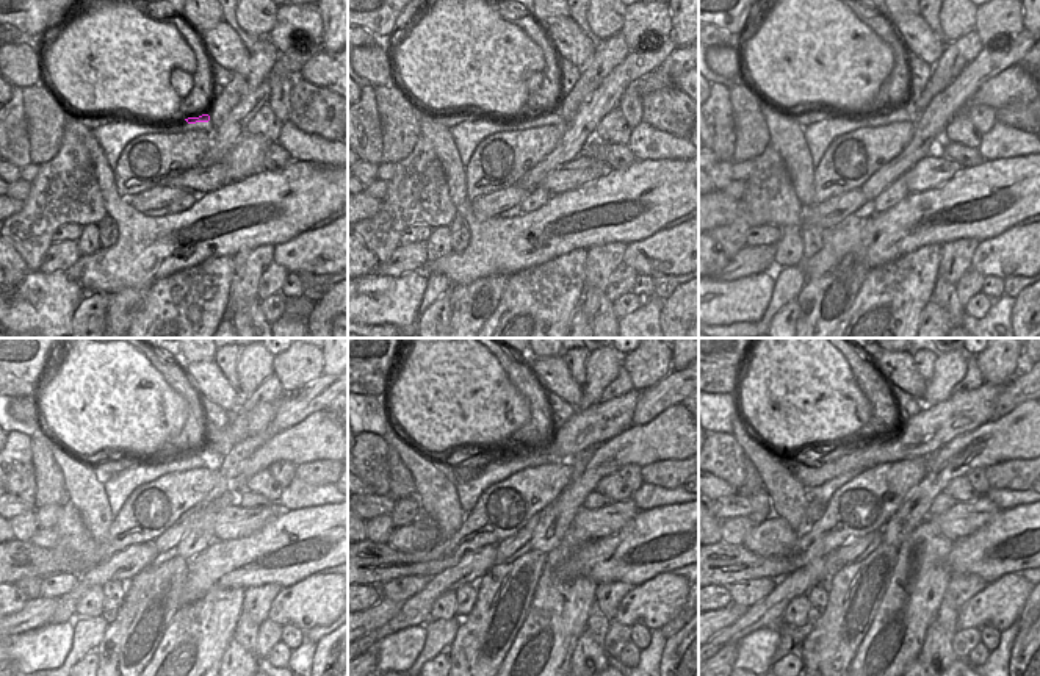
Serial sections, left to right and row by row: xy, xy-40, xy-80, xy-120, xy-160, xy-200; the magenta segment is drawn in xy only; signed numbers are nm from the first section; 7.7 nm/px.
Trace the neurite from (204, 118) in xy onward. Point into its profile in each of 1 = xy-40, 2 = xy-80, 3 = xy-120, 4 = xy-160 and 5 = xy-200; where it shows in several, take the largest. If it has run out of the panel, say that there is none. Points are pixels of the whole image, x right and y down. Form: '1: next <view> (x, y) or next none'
1: next xy-40 (555, 116)
2: next xy-80 (904, 113)
3: next xy-120 (241, 424)
4: next xy-160 (597, 423)
5: next xy-200 (934, 426)

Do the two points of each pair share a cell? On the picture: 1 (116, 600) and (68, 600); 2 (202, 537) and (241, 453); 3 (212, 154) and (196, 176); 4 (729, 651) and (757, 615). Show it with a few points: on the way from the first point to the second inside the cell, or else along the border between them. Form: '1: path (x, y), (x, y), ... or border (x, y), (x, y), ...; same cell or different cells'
1: border (126, 582), (108, 581), (102, 587); different cells
2: border (243, 462), (227, 489), (198, 520); different cells
3: border (221, 160), (201, 163); different cells
4: border (735, 643), (727, 643), (714, 654); different cells

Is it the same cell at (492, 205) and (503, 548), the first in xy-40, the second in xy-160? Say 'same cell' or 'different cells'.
different cells

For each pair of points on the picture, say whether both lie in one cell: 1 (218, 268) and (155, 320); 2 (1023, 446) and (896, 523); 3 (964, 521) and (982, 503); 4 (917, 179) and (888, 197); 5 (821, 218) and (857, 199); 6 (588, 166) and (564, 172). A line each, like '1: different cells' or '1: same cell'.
1: same cell
2: same cell
3: same cell
4: different cells
5: same cell
6: same cell

